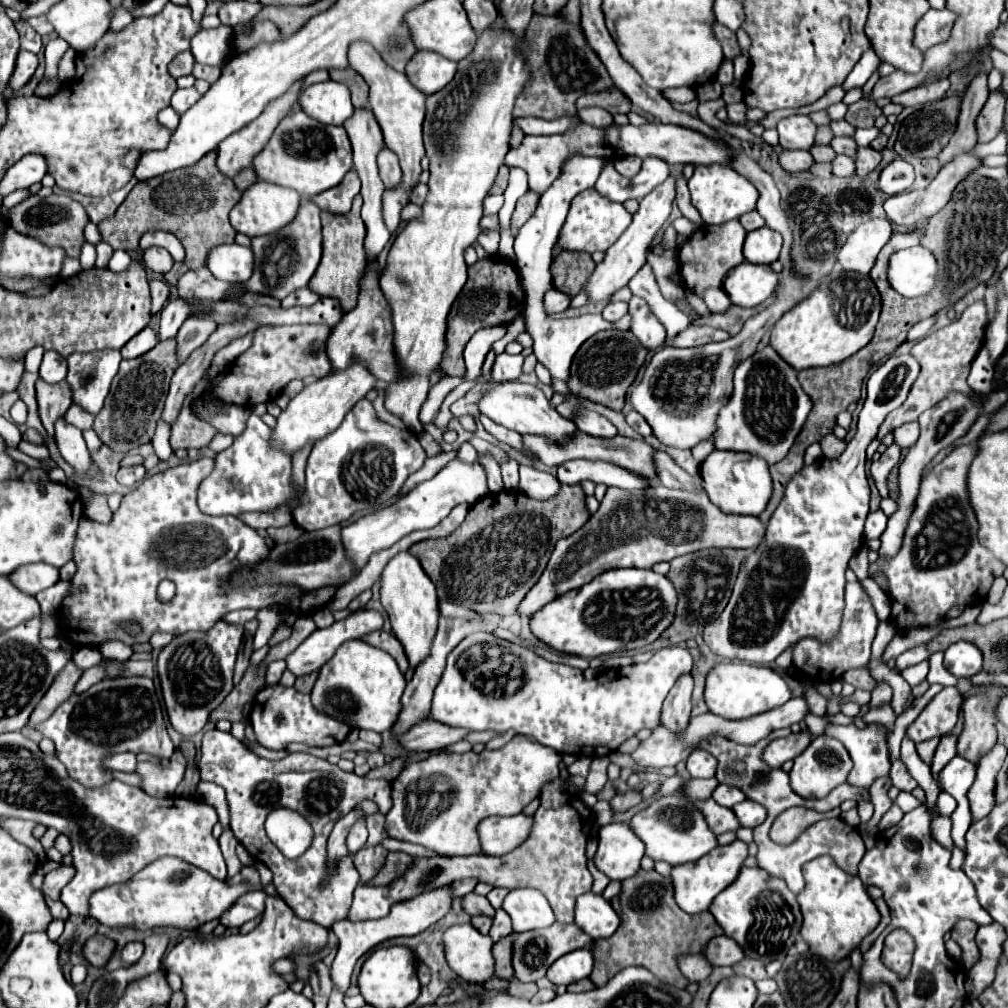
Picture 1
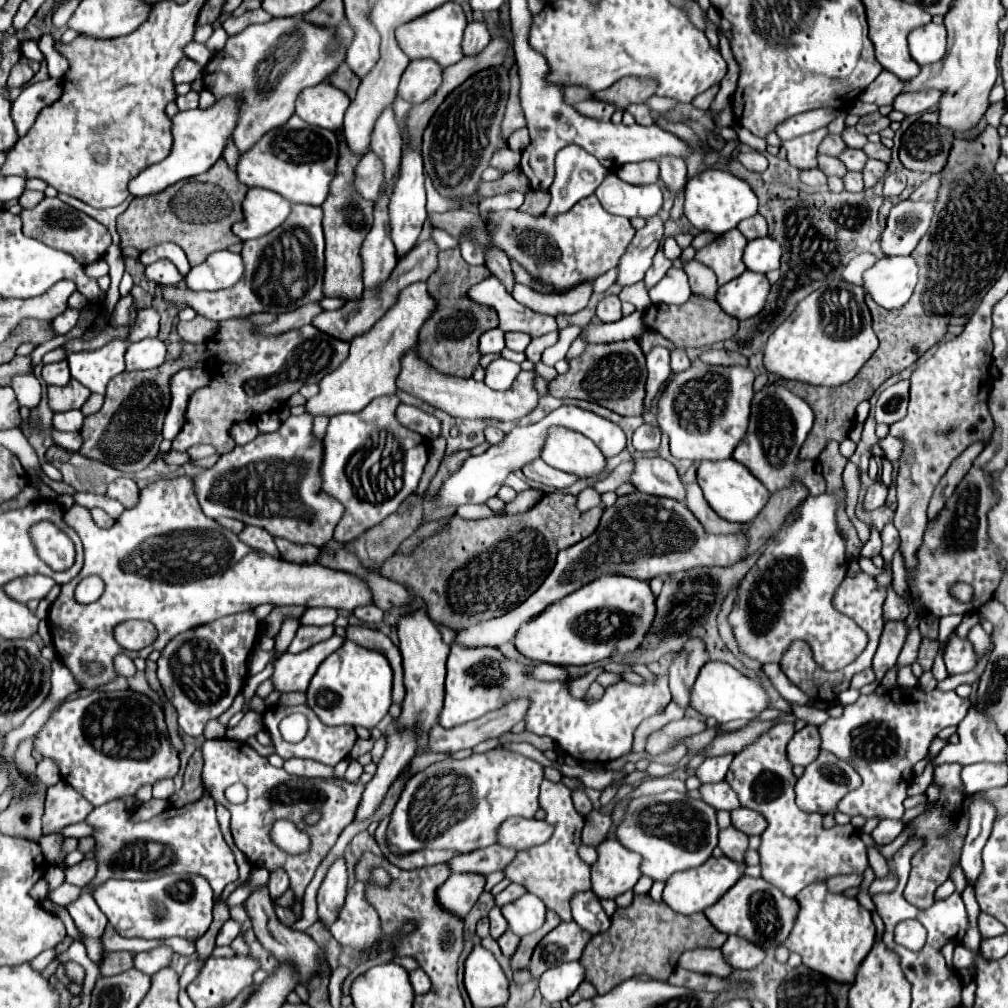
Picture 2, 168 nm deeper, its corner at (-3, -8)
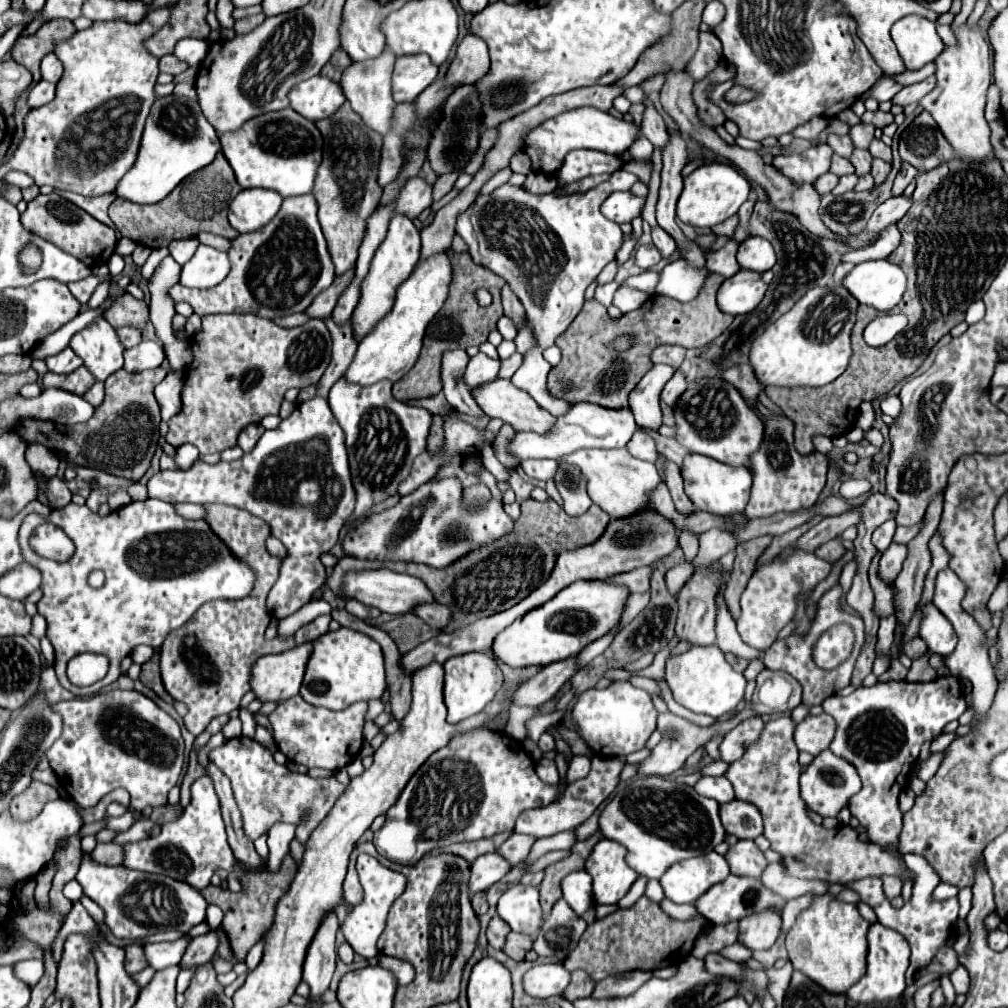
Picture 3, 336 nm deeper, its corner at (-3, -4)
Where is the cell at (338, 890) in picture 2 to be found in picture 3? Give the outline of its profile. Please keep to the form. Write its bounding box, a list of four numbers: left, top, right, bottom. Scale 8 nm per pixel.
[302,913,338,997]

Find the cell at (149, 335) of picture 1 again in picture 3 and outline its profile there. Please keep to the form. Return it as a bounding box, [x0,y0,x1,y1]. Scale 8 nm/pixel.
[124,341,164,373]

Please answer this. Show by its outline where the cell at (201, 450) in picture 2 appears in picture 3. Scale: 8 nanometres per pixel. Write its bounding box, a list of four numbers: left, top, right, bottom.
[174,445,200,471]

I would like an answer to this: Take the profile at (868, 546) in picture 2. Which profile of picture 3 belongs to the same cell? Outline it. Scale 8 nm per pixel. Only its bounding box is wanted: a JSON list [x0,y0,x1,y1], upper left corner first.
[868,551,894,618]

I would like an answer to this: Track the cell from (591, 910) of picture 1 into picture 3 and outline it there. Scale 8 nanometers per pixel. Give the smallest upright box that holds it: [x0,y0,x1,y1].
[560,869,596,923]

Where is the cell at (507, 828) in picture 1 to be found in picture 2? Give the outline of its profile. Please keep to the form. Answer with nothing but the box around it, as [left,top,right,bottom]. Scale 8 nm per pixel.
[496,817,552,851]

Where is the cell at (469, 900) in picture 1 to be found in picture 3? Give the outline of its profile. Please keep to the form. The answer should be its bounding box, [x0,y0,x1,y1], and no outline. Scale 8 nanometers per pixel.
[486,915,510,951]

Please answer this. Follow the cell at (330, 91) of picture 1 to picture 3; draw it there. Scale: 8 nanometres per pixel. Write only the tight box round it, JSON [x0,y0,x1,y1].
[288,75,346,121]

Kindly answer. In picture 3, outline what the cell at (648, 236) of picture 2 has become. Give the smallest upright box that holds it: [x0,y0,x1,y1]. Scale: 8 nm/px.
[636,245,662,269]

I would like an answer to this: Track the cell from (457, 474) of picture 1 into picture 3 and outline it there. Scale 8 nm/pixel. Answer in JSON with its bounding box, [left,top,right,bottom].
[510,403,636,459]

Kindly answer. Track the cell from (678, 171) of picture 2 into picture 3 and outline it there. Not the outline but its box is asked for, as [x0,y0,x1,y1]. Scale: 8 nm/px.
[640,99,668,147]

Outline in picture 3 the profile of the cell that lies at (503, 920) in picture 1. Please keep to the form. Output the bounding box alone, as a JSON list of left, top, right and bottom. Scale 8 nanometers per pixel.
[504,933,532,961]

